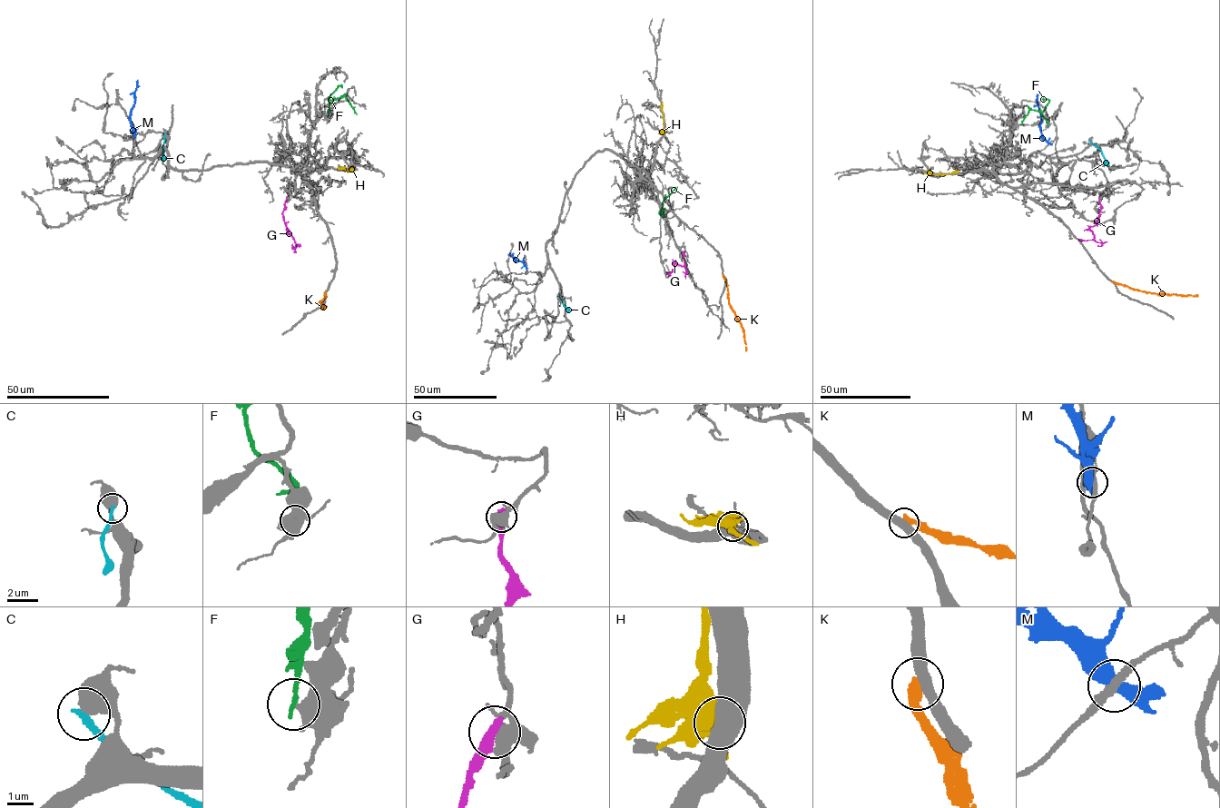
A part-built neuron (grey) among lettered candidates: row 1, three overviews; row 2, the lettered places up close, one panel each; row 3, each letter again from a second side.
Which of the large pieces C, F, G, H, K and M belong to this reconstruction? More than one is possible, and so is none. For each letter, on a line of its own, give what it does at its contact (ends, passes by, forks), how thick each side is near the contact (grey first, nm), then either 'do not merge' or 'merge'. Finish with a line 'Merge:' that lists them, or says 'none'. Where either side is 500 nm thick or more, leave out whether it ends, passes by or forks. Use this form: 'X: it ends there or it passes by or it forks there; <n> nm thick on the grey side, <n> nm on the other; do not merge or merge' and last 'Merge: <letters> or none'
C: it ends there; 460 nm thick on the grey side, 280 nm on the other; do not merge
F: 600 nm thick on the grey side, 180 nm on the other; do not merge
G: 460 nm thick on the grey side, 500 nm on the other; do not merge
H: 550 nm thick on the grey side, 550 nm on the other; do not merge
K: it ends there; 440 nm thick on the grey side, 380 nm on the other; do not merge
M: it passes by; 280 nm thick on the grey side, 400 nm on the other; do not merge
Merge: none

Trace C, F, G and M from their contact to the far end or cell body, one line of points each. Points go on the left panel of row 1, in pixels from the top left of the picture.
C: (165, 133), (163, 160)
F: (328, 115), (329, 100), (343, 96), (356, 114)
G: (287, 198), (283, 217), (296, 244), (294, 251)
M: (134, 136), (131, 110), (137, 80)

